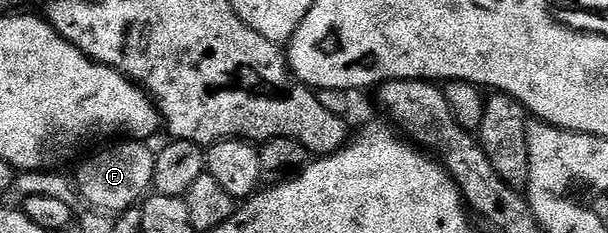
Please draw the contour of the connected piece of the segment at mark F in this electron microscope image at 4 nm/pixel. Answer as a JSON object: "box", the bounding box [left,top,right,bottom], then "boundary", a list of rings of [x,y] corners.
{"box":[77,142,155,213],"boundary":[[[115,142],[110,145],[115,145],[115,147],[110,147],[107,151],[102,151],[99,155],[84,160],[78,167],[77,194],[79,196],[83,195],[90,202],[87,204],[91,208],[103,213],[127,211],[130,207],[141,204],[154,182],[155,152],[153,150],[149,151],[145,142],[125,142]]]}

